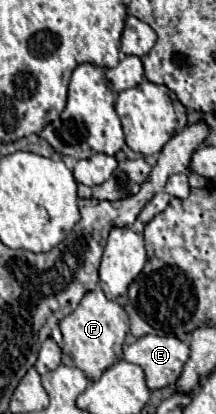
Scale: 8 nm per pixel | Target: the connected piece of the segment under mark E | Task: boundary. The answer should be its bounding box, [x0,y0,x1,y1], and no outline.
[124,335,190,391]

